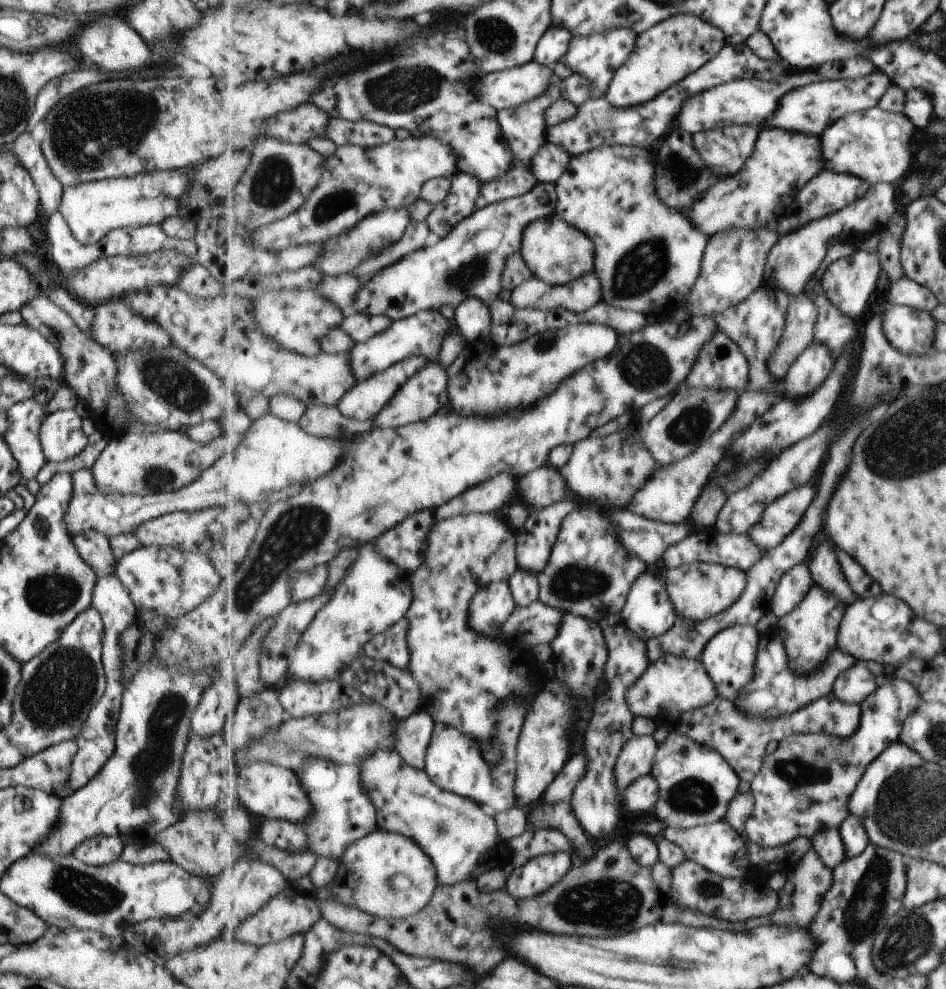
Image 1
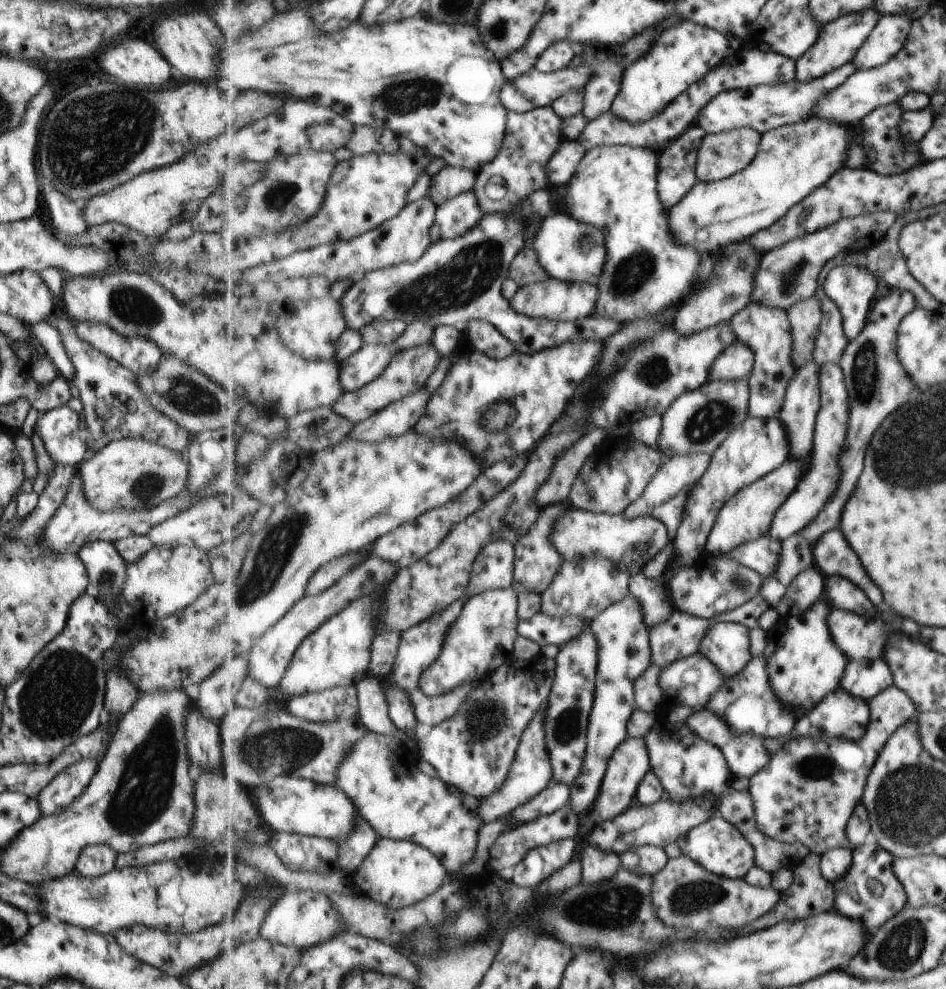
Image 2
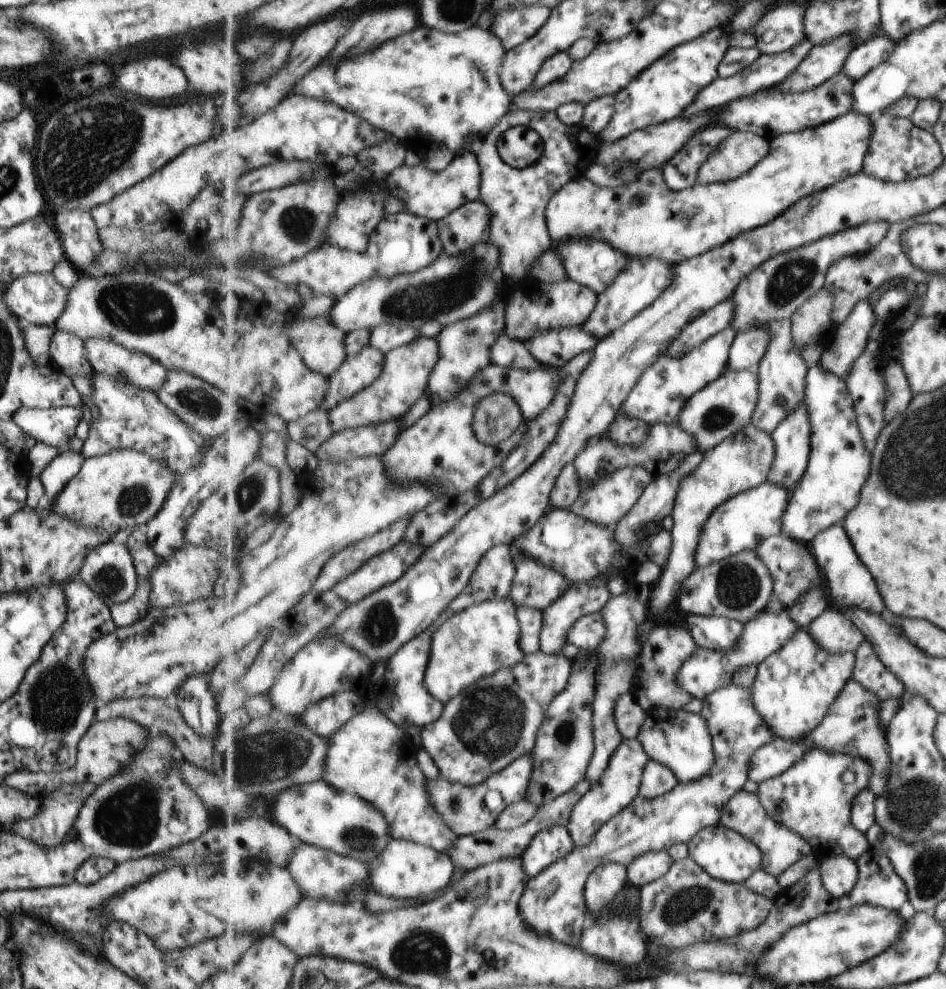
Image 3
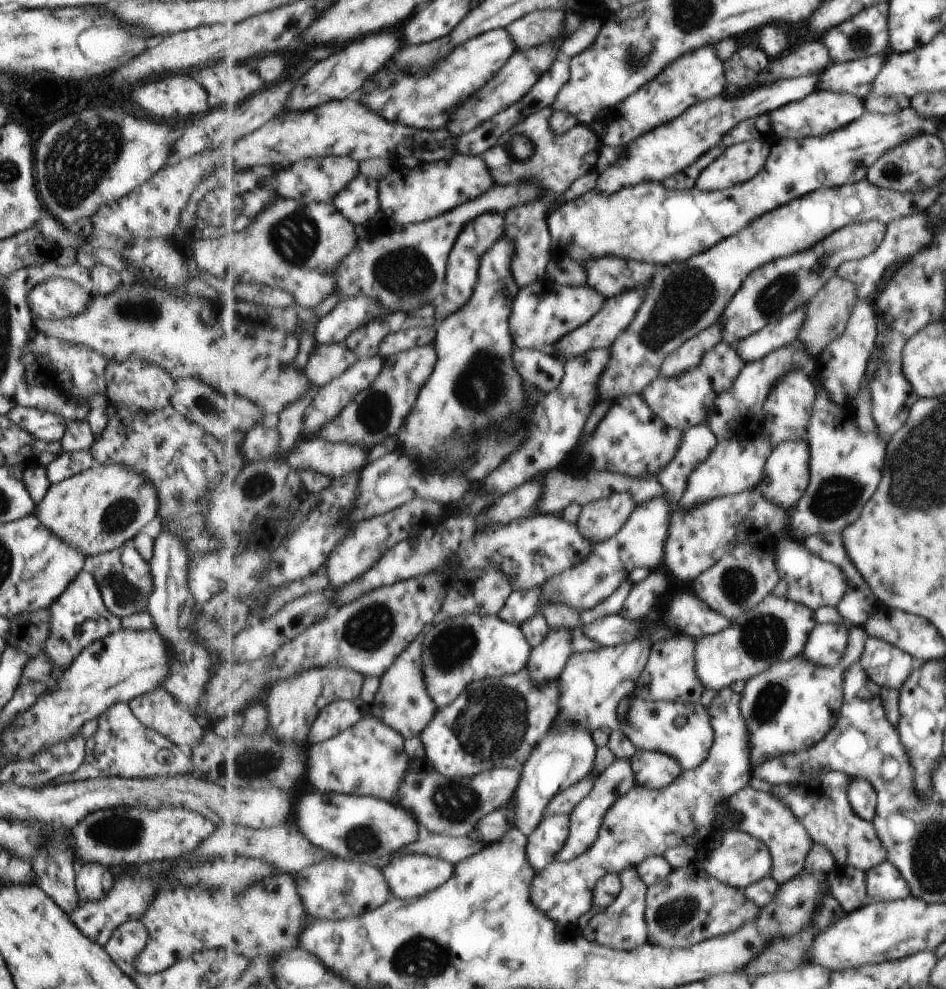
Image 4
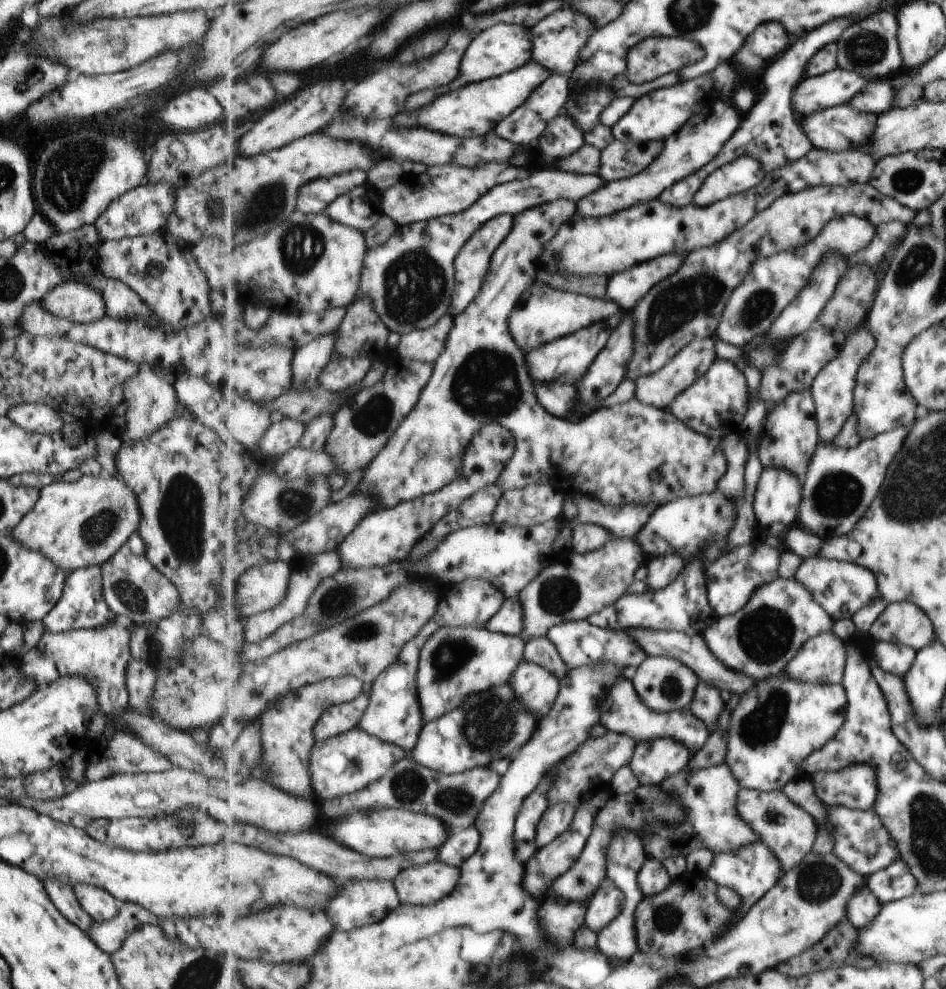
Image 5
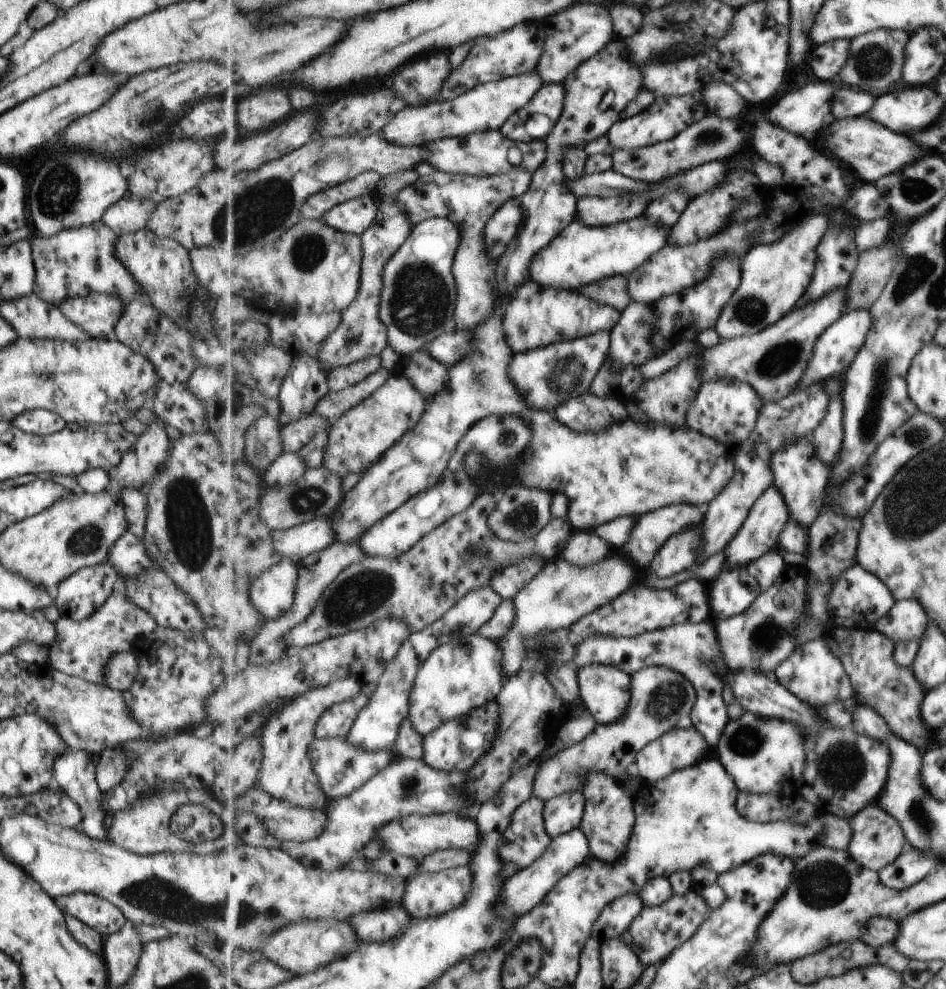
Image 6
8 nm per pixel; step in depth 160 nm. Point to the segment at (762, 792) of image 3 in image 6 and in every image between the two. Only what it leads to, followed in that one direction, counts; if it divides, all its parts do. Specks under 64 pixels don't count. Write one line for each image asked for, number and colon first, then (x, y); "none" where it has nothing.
4: (821, 803)
5: (861, 840)
6: (878, 839)

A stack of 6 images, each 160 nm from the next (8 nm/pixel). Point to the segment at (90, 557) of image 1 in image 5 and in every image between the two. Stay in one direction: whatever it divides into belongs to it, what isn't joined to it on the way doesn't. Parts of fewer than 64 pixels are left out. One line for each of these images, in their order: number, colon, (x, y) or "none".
2: (105, 570)
3: (108, 571)
4: (123, 579)
5: (135, 592)

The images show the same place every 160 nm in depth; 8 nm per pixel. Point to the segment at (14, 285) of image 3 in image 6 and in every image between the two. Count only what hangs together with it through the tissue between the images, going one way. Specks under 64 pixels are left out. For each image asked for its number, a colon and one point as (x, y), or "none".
4: (57, 298)
5: (70, 300)
6: (96, 315)

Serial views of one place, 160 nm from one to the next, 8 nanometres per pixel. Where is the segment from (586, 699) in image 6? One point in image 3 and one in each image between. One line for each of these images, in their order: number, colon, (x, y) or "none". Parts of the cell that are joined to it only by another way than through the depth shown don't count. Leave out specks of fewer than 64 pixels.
3: (681, 740)
4: (685, 731)
5: (624, 711)

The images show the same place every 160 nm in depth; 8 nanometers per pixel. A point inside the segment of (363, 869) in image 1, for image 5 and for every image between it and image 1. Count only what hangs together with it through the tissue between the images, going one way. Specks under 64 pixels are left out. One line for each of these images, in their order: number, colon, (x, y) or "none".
2: (398, 873)
3: (405, 869)
4: (414, 875)
5: (419, 885)

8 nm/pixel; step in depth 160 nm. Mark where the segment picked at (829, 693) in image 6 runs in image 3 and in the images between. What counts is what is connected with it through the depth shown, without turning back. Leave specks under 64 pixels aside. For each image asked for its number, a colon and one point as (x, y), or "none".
3: (836, 632)
4: (827, 645)
5: (823, 659)

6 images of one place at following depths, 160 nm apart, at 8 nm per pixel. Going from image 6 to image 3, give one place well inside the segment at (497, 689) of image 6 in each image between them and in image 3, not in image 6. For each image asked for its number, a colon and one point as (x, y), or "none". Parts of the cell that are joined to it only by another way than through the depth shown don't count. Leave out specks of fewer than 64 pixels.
3: (475, 643)
4: (461, 651)
5: (457, 661)

